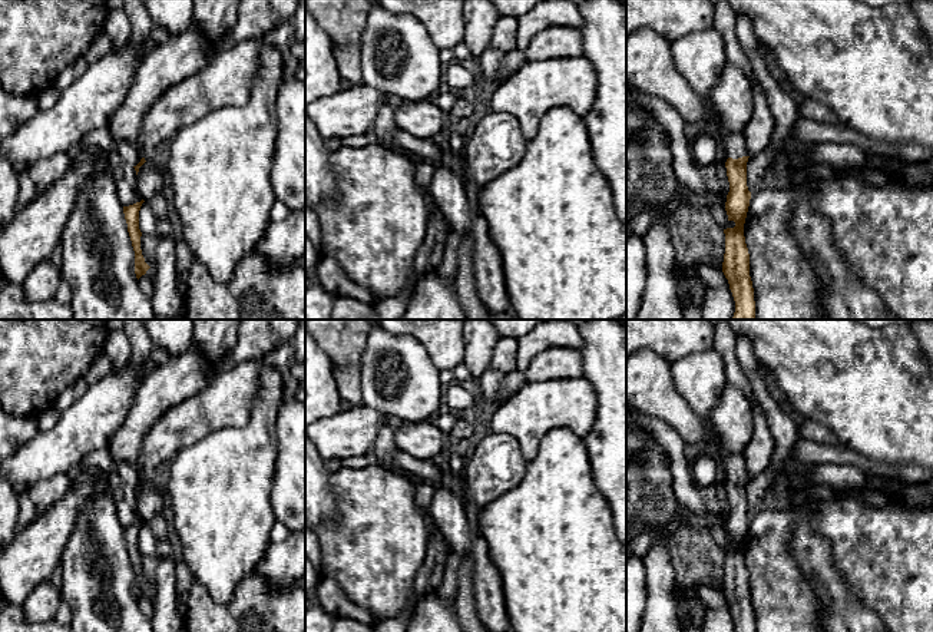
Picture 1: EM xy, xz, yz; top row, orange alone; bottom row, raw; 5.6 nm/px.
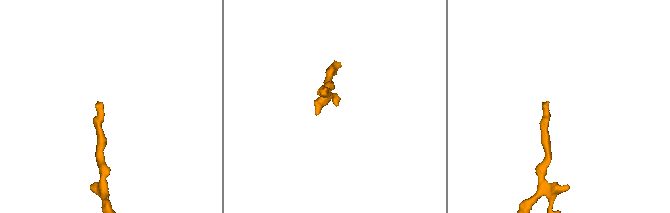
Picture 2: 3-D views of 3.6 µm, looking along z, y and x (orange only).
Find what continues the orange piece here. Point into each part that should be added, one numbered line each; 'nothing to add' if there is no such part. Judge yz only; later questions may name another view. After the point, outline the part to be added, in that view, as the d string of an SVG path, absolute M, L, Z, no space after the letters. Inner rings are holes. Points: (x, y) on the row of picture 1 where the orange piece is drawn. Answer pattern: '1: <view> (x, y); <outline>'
1: yz (649, 66); M649 27L626 37L626 80L645 95L671 105L695 130L709 129L721 150L738 159L748 155L744 135L724 135L719 115L711 99L697 95L675 67L669 42Z

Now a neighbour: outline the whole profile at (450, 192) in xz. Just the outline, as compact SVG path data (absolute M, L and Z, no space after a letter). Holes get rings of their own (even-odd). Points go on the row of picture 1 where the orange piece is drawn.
M434 165L429 193L450 229L460 235L470 234L477 211L472 189L463 176L444 165Z

